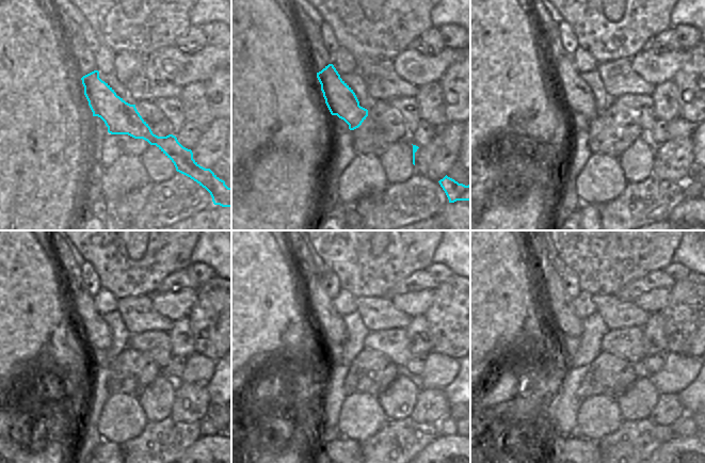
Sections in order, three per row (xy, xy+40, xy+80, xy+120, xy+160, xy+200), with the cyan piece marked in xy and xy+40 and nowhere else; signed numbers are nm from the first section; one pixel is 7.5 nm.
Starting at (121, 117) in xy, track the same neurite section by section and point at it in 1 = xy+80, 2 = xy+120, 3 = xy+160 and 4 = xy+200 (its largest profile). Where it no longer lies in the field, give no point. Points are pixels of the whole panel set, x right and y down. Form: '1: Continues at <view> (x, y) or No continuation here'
1: Continues at xy+80 (576, 95)
2: Continues at xy+120 (96, 332)
3: Continues at xy+160 (329, 322)
4: Continues at xy+200 (559, 305).

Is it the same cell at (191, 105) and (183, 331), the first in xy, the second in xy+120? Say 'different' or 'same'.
same

